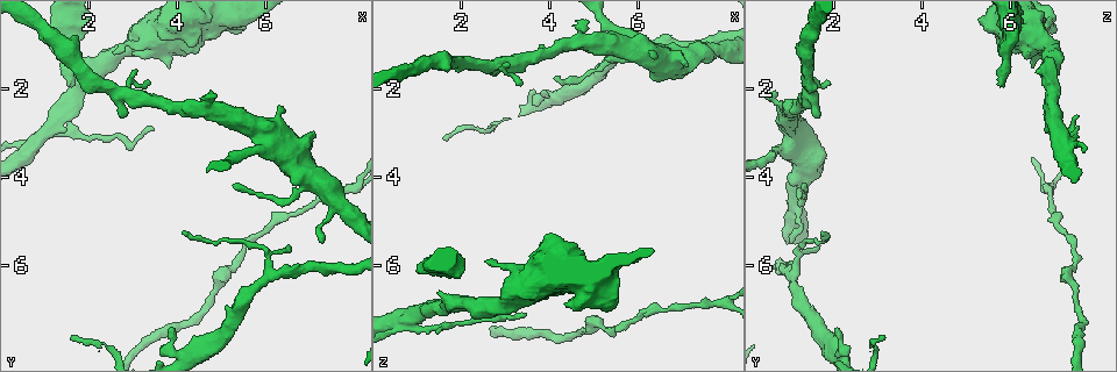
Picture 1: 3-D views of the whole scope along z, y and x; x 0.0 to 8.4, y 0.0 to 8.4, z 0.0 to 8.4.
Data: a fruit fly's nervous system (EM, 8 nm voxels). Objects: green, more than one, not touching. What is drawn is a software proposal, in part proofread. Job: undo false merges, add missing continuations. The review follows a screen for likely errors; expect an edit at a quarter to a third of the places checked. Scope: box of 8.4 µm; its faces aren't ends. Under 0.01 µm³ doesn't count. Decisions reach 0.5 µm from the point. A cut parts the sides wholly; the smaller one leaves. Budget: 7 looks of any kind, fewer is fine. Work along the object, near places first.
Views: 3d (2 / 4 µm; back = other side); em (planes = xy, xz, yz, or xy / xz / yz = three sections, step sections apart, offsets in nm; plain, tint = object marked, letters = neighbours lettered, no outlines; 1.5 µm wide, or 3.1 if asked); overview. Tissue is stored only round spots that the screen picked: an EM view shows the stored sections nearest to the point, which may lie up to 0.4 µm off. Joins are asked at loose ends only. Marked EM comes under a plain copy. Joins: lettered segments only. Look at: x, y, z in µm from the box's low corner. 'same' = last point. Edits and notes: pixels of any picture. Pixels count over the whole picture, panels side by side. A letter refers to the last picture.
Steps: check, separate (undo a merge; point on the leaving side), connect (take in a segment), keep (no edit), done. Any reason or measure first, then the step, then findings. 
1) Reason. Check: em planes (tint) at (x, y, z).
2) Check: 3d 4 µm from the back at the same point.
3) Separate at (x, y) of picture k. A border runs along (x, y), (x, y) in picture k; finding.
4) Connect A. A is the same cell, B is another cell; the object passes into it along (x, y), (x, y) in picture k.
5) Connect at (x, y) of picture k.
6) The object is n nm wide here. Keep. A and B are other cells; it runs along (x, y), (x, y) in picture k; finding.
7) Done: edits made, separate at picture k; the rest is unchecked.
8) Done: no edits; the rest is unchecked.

Check: em planes (letters) at (1.60, 1.95, 5.85).

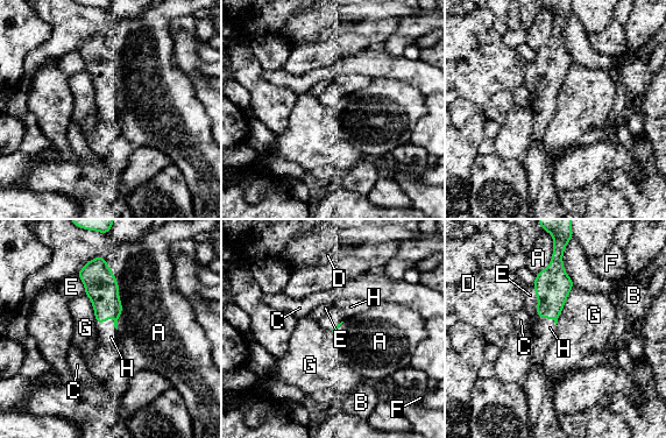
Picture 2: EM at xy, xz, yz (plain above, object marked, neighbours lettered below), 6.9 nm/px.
The longest contact is with A, 550 nm. Connect H. H is the same cell, A, B, C, D, E, F and G are other cells; the neuron continues.

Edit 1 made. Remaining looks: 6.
See it whole again. Check: overview.

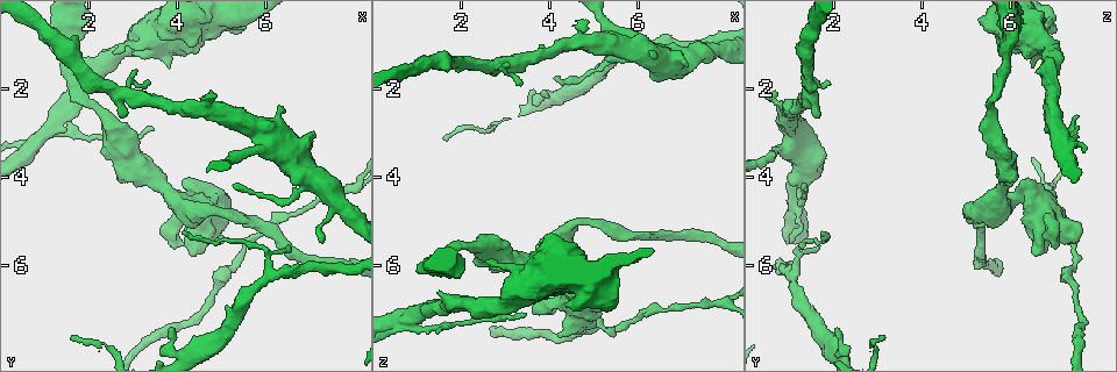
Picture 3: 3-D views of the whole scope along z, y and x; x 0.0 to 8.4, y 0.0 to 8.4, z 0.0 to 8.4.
Check: 3d 4 µm at (2.75, 2.70, 1.70).

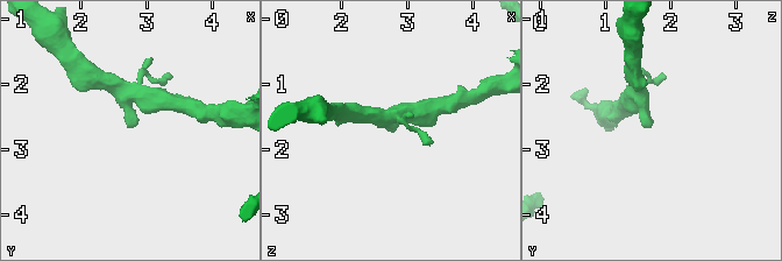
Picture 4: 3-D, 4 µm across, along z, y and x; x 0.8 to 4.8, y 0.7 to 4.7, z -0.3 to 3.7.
Now the EM. Check: em planes (letters) at (2.75, 2.65, 1.65).

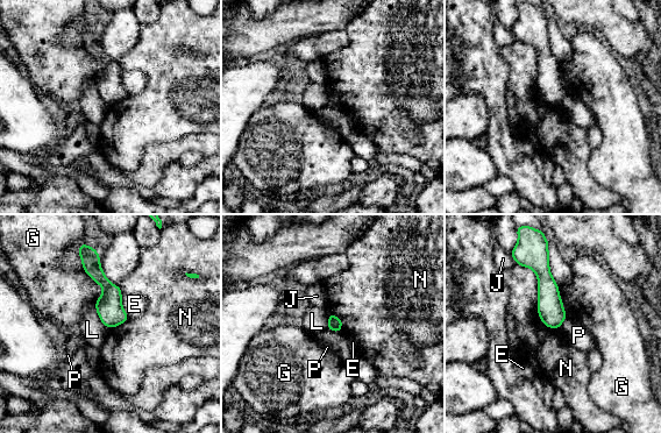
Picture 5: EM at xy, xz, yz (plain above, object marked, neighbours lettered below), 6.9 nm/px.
Keep. E, G, J, L, N and P are other cells; it runs along (544, 257), (549, 309), (556, 325) in picture 5; none of them fits.

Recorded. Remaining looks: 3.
Sharp bend. Check: 3d 4 µm at (6.05, 6.15, 1.15).

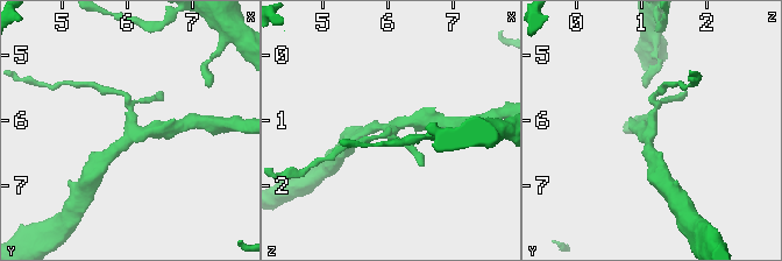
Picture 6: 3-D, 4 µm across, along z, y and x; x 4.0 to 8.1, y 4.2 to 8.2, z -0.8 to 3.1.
Check: em xy step 8 (letters) at (6.05, 6.20, 1.15).

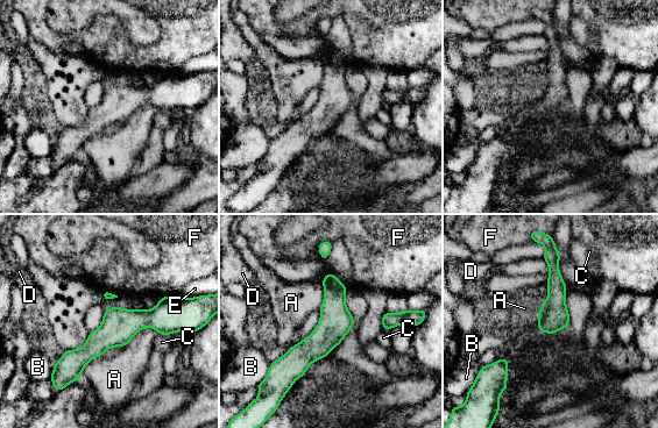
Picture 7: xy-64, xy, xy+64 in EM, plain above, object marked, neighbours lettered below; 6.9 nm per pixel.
The object is 200 nm wide here. Keep. A, B, C, D, E and F are other cells; a border runs along (131, 308), (110, 307), (104, 312) in picture 7; continuous, no second neuron.

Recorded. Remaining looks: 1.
Done: edits made, connect at picture 2; the rest is unchecked.

